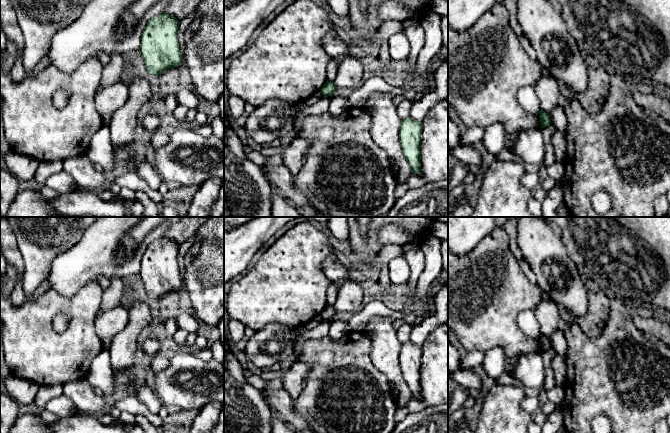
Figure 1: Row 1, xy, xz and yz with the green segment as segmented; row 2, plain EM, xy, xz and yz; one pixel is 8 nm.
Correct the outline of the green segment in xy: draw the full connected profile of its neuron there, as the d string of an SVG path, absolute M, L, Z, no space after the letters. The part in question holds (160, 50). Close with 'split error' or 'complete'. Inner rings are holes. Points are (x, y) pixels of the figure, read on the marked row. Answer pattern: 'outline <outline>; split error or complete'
outline M164 12L148 21L139 51L149 74L158 76L181 65L183 53L177 38L178 28L179 21Z; complete

